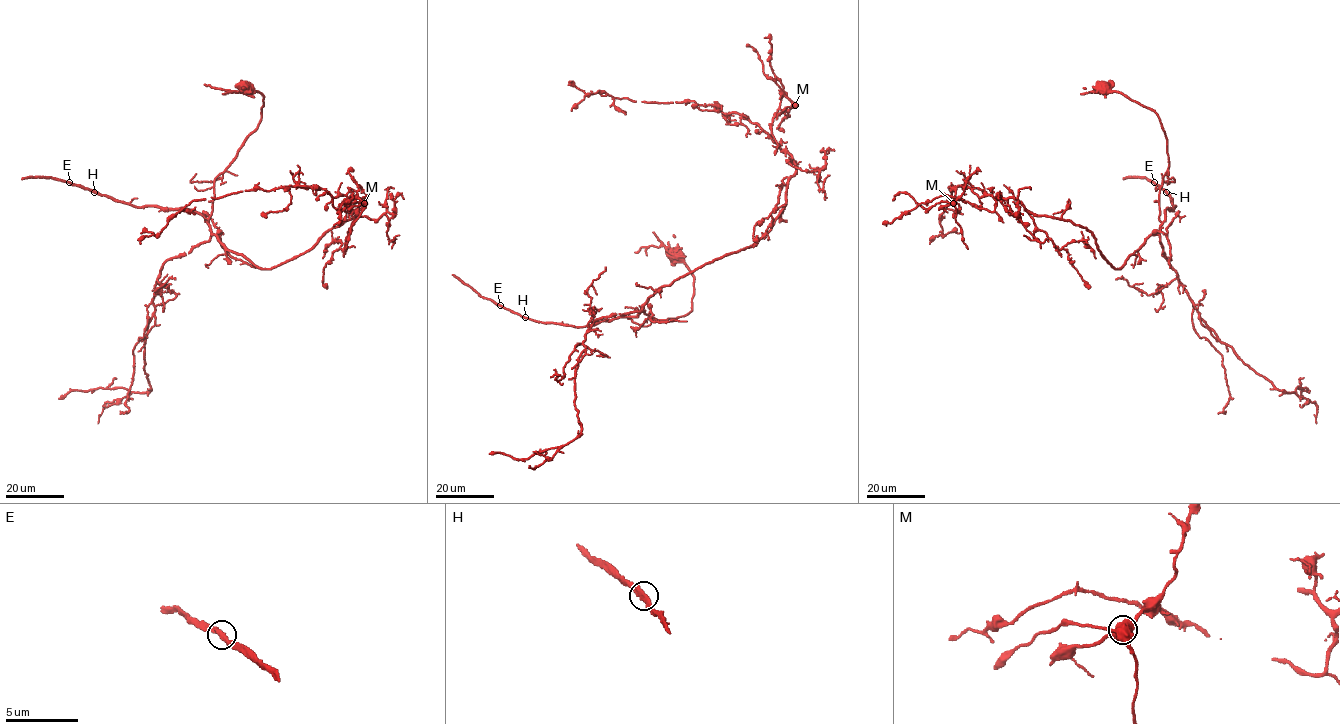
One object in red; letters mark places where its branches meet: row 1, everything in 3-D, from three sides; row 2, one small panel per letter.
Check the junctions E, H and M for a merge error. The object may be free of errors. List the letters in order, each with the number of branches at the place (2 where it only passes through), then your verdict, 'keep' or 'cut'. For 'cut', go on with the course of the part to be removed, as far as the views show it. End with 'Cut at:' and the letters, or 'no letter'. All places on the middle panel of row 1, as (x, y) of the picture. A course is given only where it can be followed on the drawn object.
E: branches 2; keep
H: branches 2; keep
M: branches 2; cut; course (795, 104), (764, 73), (759, 55), (747, 43)
Cut at: M

